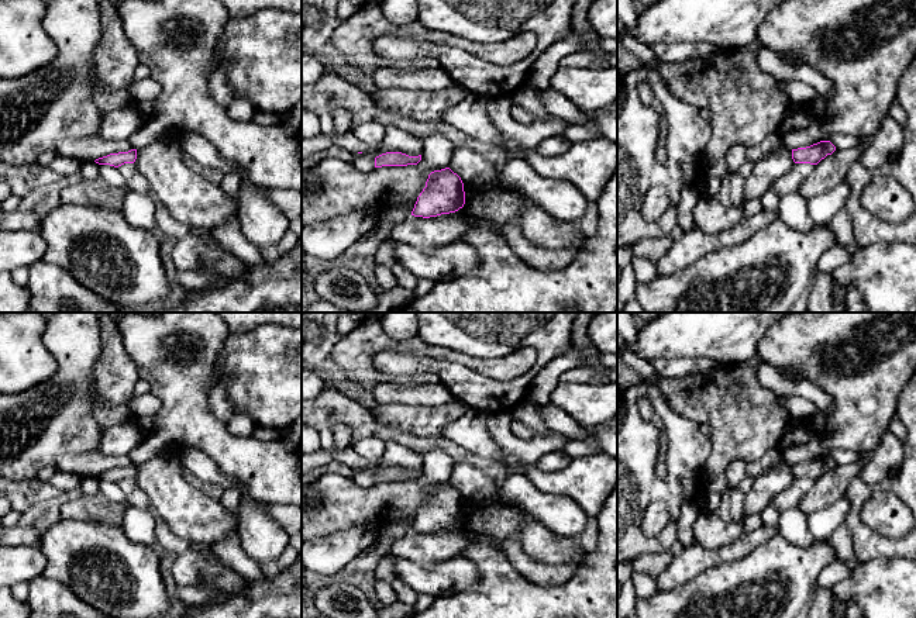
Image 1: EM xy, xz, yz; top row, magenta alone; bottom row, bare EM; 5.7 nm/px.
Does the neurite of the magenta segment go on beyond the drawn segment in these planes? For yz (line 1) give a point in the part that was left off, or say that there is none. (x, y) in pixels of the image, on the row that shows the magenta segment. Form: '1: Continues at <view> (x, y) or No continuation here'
1: No continuation here

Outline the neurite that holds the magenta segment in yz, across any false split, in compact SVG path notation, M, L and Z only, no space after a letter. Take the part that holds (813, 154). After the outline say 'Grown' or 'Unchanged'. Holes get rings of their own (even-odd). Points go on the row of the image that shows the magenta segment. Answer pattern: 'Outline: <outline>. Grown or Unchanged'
Outline: M820 141L806 148L792 149L792 159L795 163L817 165L827 155L831 155L836 146L830 141Z. Unchanged

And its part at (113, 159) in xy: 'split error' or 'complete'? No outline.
complete

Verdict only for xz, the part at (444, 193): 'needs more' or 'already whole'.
already whole

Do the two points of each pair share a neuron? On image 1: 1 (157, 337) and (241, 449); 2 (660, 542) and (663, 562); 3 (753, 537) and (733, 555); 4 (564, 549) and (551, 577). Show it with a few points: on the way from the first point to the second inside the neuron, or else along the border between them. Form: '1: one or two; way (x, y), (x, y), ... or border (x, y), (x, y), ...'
1: one; way (169, 368), (182, 380), (185, 404), (210, 430)
2: two; border (670, 551), (647, 551), (632, 559)
3: one; way (749, 541), (737, 551)
4: two; border (527, 553), (544, 563), (572, 563), (575, 566)

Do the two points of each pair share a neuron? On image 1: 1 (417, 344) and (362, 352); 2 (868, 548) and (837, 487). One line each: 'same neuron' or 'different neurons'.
1: same neuron
2: different neurons

